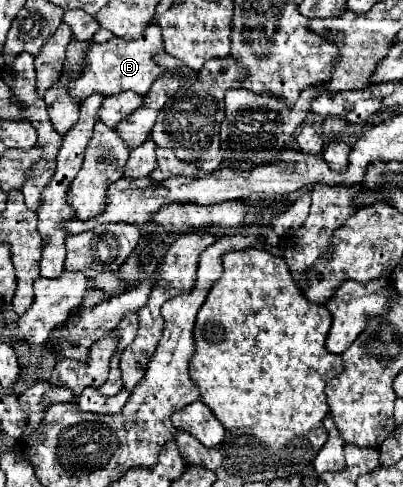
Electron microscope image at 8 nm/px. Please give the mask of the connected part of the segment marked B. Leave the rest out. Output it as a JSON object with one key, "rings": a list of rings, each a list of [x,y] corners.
{"rings":[[[151,24],[145,28],[143,36],[137,40],[121,40],[121,38],[111,38],[109,42],[103,44],[91,44],[87,52],[87,66],[75,82],[69,84],[69,92],[75,102],[81,102],[83,98],[91,96],[93,92],[101,92],[105,96],[119,94],[123,90],[133,90],[139,96],[145,96],[151,88],[151,84],[163,76],[163,68],[155,62],[155,56],[163,50],[163,36],[159,30],[159,24]]]}

